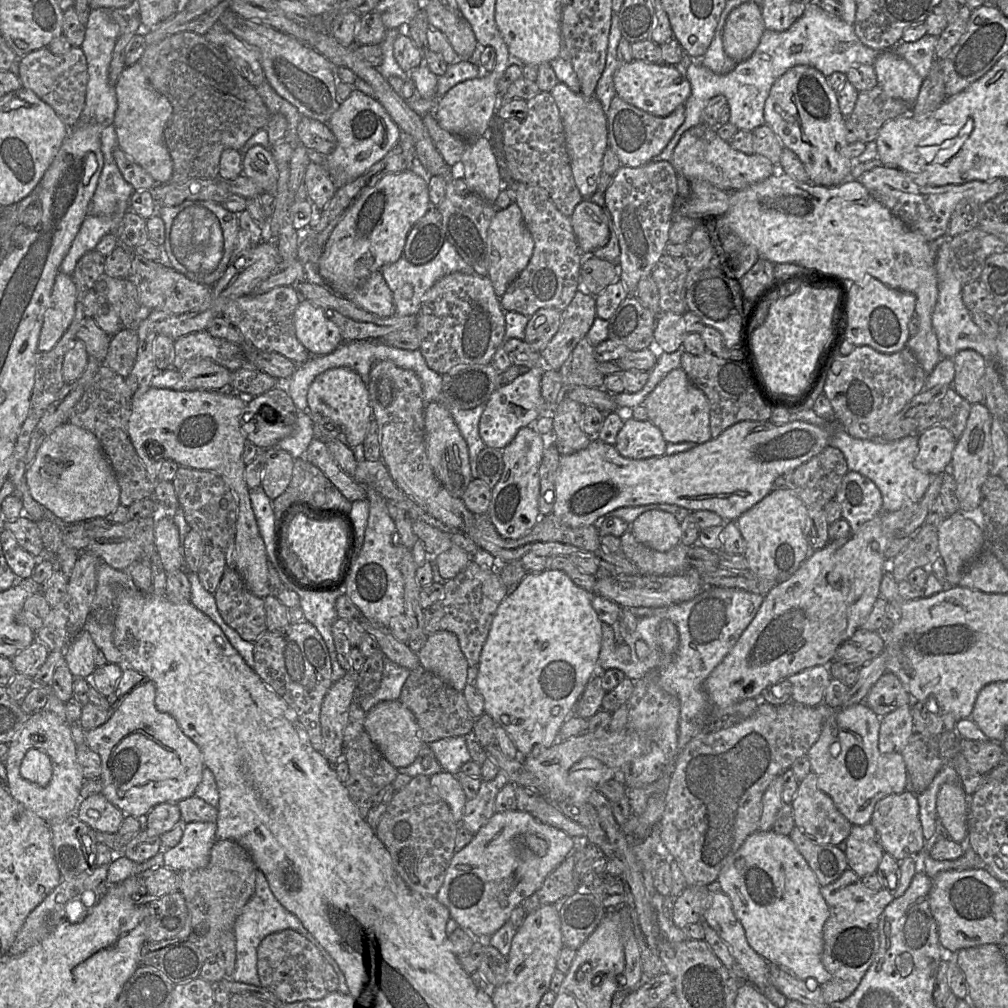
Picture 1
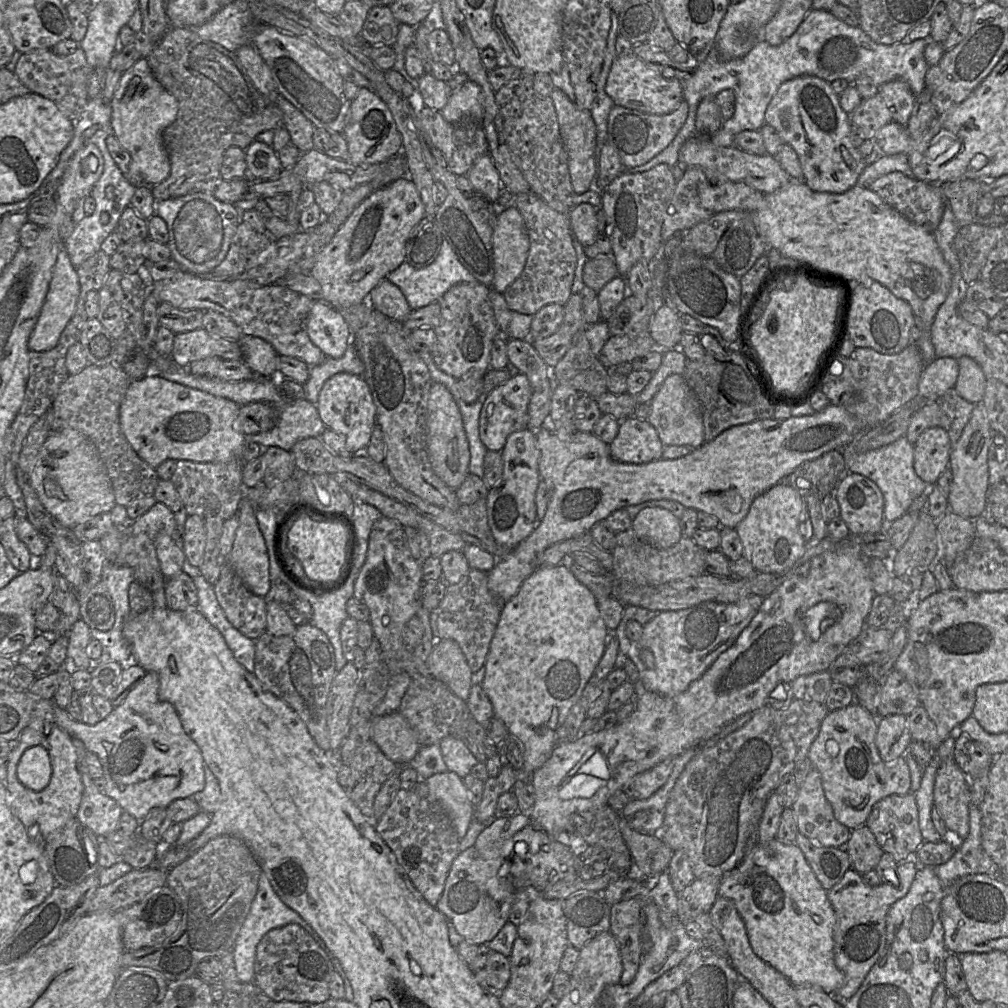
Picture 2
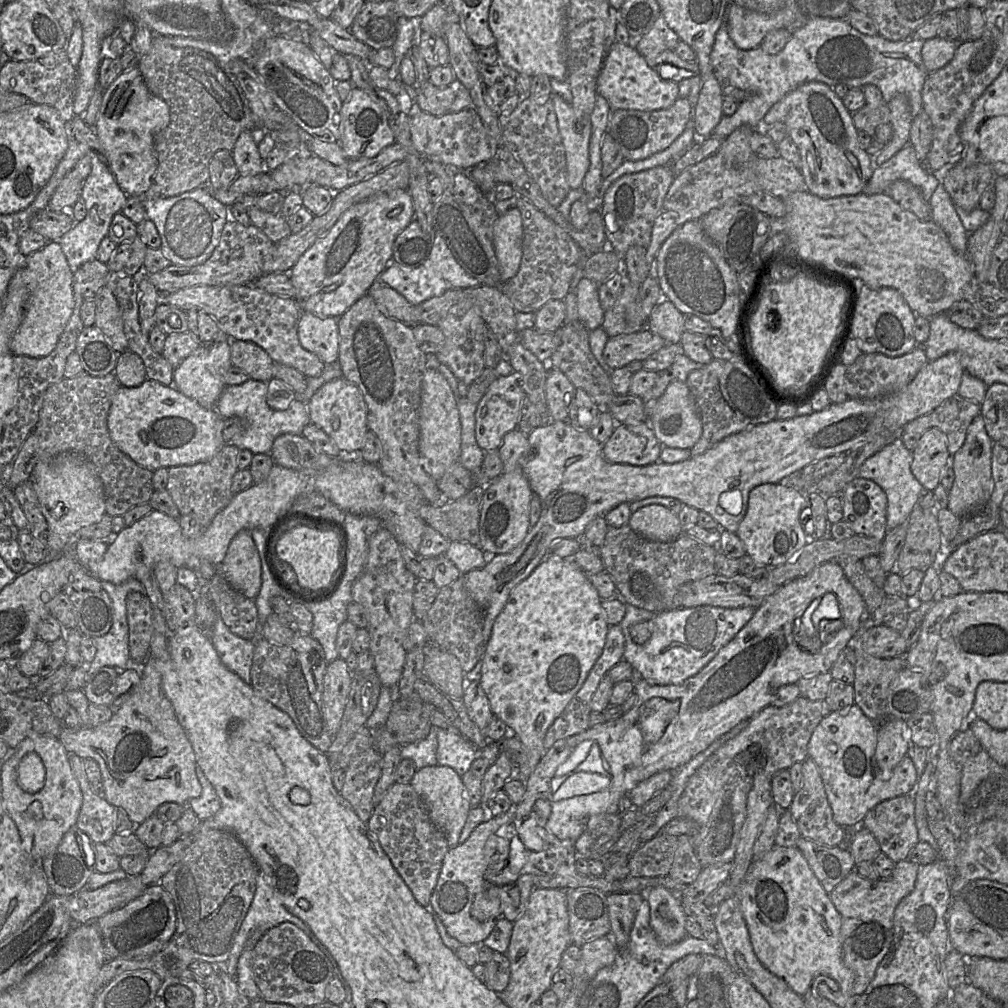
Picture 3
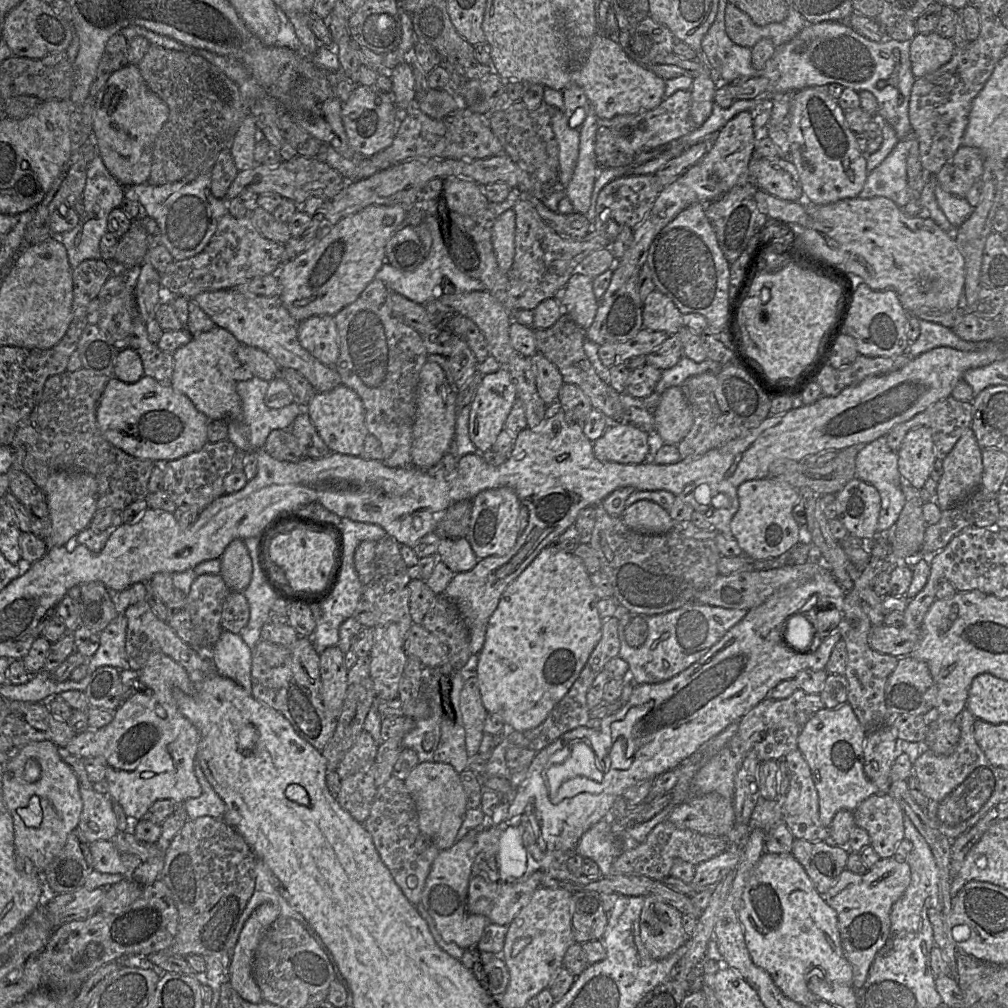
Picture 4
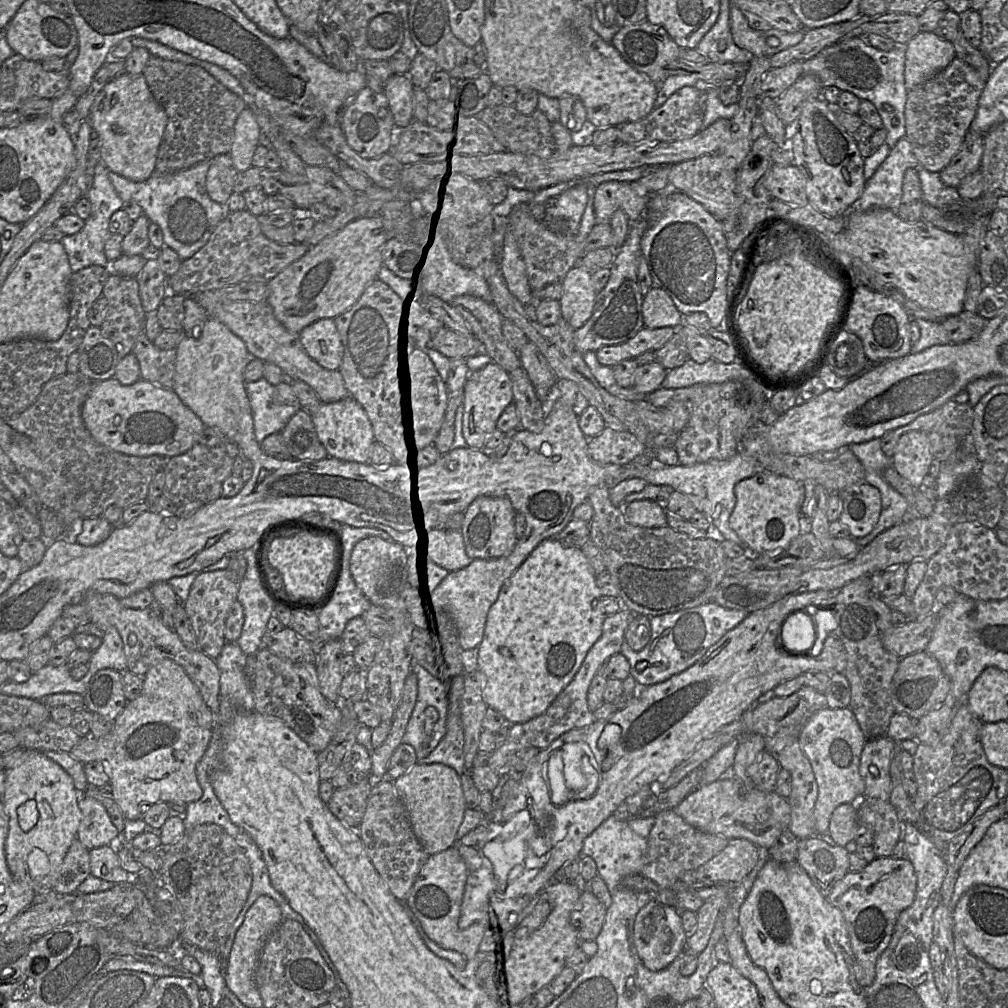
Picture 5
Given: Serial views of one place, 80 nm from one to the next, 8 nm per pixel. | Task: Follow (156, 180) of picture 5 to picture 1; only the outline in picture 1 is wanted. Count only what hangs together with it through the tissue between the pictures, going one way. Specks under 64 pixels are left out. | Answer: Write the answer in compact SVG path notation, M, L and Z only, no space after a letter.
M186 200L173 207L158 207L156 213L165 224L165 242L170 267L188 279L213 286L225 273L235 246L238 215L225 209L221 203Z

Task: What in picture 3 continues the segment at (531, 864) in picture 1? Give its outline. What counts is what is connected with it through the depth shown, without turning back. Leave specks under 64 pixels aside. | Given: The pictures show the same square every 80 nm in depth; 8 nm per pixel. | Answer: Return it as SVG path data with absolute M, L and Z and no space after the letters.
M513 806L508 812L490 817L479 824L464 843L450 848L443 858L437 883L430 898L429 910L443 922L448 934L462 945L483 944L495 927L496 921L502 917L499 899L489 898L487 895L484 846L489 836L501 826L511 824L512 819Z

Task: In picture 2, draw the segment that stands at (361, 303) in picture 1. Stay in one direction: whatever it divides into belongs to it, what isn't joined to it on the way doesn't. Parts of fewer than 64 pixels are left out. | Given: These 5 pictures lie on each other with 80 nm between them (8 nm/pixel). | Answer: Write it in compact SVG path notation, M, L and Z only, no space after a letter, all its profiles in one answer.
M382 279L368 294L365 302L387 318L402 322L411 311L399 288Z

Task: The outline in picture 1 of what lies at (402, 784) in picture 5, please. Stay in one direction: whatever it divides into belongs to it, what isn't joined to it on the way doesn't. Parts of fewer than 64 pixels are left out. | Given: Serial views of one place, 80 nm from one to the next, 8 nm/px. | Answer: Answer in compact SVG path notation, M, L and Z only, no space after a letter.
M442 771L430 776L430 782L438 795L449 806L454 820L460 824L468 799L459 778L449 772Z

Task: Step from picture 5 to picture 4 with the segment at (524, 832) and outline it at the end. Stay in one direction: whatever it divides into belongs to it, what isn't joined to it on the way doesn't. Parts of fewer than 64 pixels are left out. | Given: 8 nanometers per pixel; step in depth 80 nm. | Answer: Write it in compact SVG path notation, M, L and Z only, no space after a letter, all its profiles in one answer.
M511 825L500 836L496 861L502 882L515 882L514 877L521 877L526 869L527 853L523 833L523 826Z

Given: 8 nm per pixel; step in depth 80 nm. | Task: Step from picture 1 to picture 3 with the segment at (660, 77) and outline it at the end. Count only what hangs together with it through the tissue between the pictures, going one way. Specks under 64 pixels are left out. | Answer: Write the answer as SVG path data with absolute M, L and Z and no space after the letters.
M614 43L605 55L596 81L596 92L606 99L611 111L622 109L650 112L666 109L679 97L678 82L661 79L636 49L620 43Z

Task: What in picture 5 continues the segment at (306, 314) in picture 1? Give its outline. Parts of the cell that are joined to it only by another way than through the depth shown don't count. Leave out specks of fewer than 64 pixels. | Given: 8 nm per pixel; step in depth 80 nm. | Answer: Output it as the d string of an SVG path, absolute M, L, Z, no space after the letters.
M322 318L299 332L299 340L305 352L320 366L338 370L342 361L343 347L332 318Z

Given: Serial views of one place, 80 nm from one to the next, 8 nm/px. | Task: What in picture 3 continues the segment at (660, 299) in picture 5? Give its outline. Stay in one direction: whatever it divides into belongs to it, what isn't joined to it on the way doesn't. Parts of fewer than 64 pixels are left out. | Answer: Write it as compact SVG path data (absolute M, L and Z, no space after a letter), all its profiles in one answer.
M669 299L661 301L652 310L647 321L647 329L662 337L667 344L678 344L684 327L685 315Z

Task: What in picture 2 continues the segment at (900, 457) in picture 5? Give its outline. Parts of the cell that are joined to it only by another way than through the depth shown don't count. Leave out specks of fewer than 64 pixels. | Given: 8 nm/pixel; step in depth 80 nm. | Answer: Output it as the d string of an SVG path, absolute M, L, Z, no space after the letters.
M940 427L925 430L914 444L914 470L930 487L949 468L951 441L947 431Z

